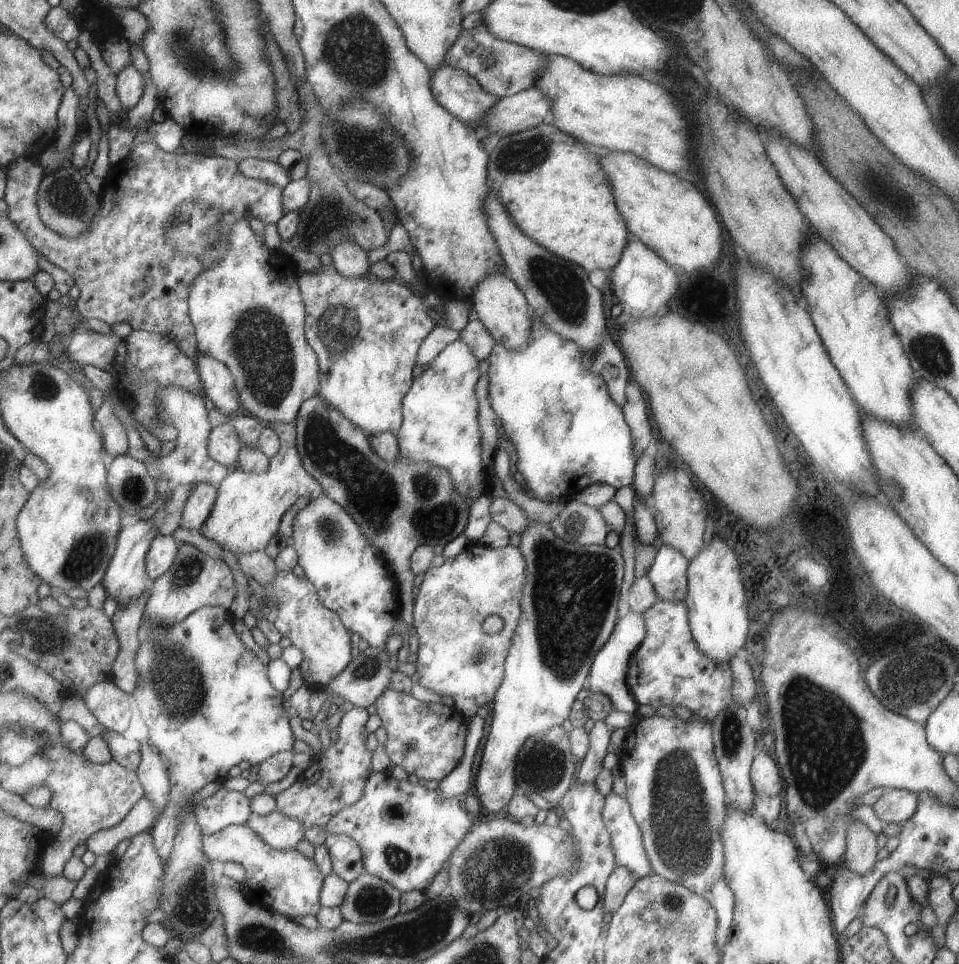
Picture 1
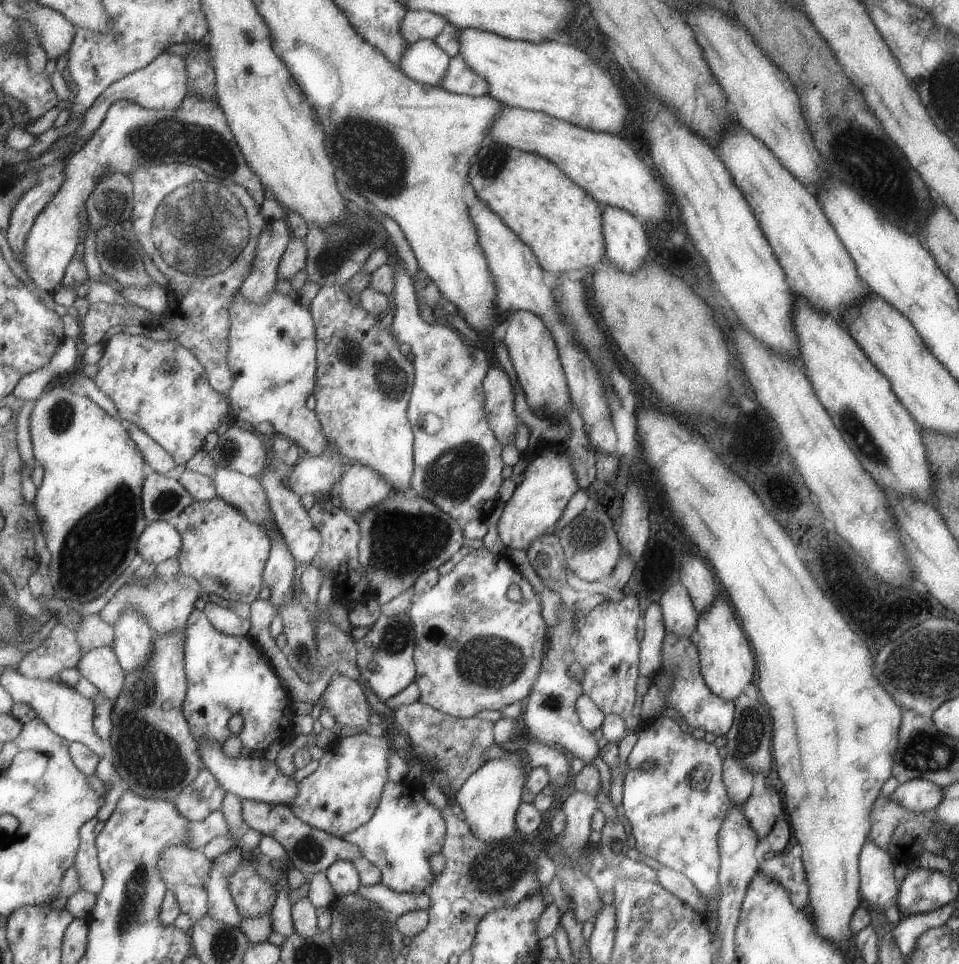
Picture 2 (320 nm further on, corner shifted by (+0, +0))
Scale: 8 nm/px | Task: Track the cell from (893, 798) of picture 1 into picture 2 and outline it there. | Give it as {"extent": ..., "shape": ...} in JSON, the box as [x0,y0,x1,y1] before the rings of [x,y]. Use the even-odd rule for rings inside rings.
{"extent":[890,779,942,813],"shape":[[[913,779],[901,783],[890,798],[907,810],[922,813],[935,808],[942,799],[942,790],[925,779]]]}

